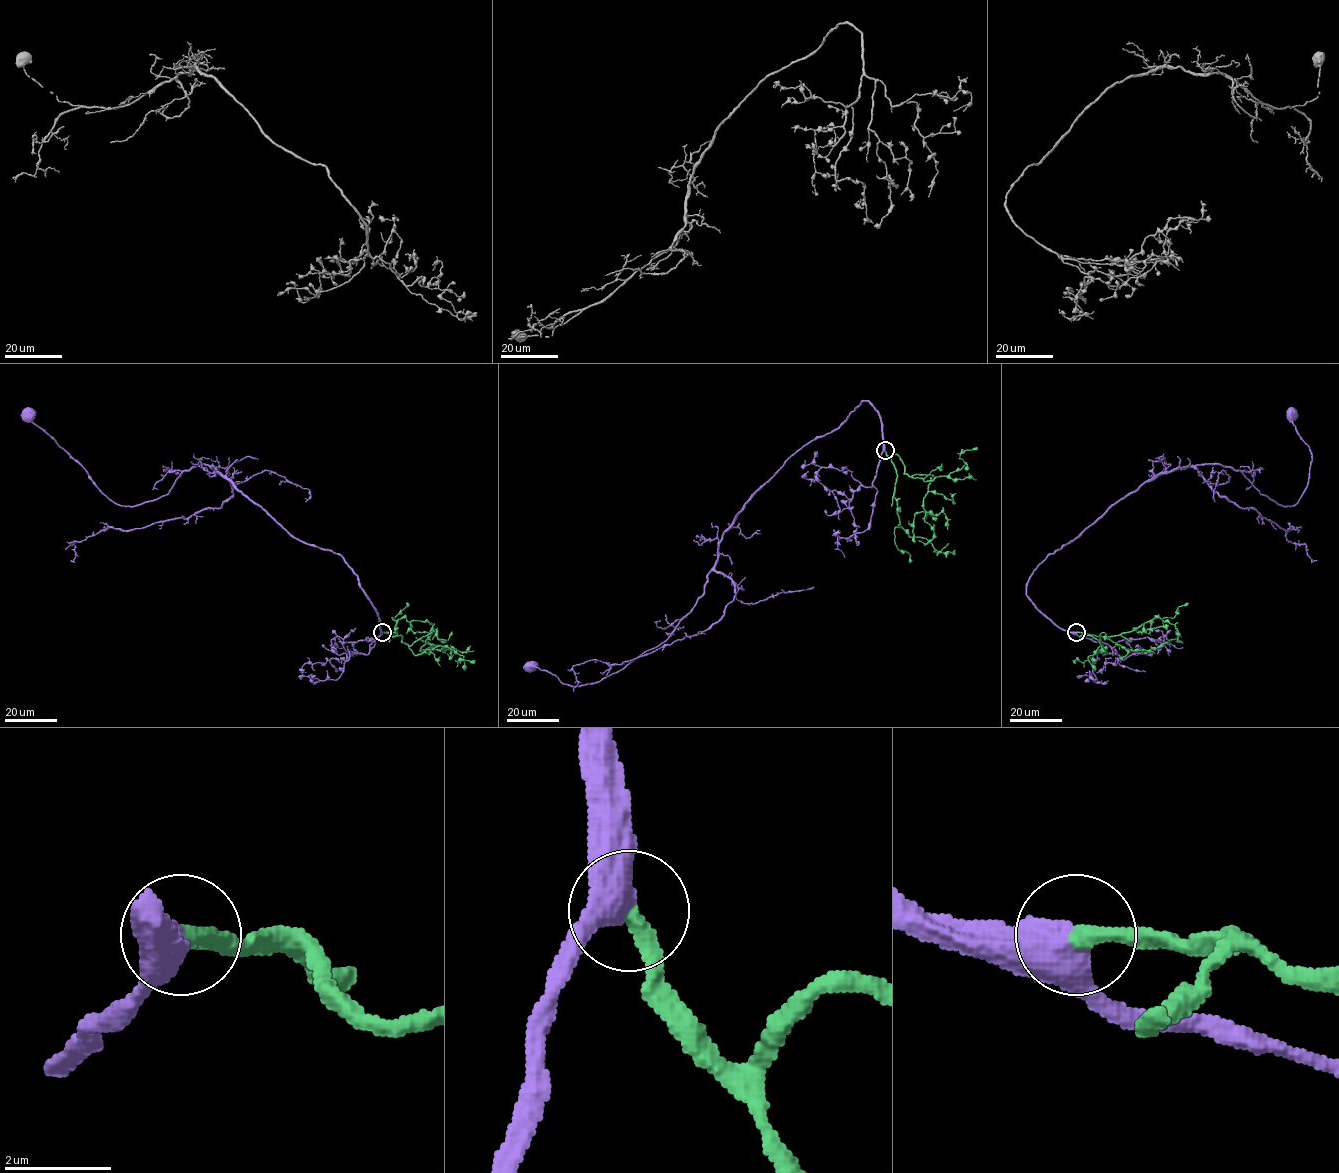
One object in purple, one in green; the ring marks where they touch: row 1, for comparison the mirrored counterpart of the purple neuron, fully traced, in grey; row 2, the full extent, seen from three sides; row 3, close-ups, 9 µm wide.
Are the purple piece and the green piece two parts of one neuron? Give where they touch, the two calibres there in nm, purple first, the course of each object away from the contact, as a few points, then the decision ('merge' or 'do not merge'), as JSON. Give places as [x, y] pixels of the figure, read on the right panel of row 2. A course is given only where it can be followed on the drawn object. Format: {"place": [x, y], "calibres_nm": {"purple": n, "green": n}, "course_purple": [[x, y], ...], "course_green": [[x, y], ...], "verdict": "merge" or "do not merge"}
{"place": [1076, 632], "calibres_nm": {"purple": 460, "green": 320}, "course_purple": [[1076, 632], [1026, 594], [1034, 569], [1173, 470], [1232, 467], [1261, 494], [1294, 506], [1311, 453], [1291, 415]], "course_green": [[1076, 632], [1091, 635], [1102, 645], [1102, 632], [1124, 648], [1144, 653], [1169, 641], [1166, 637]], "verdict": "merge"}

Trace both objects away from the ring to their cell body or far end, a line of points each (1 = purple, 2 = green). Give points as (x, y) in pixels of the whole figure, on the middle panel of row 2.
1: (885, 450), (879, 414), (863, 401), (746, 503), (704, 593), (663, 642), (579, 686), (529, 666)
2: (885, 450), (890, 458), (898, 455), (904, 473), (933, 476), (923, 509), (934, 537), (926, 543), (918, 540)

